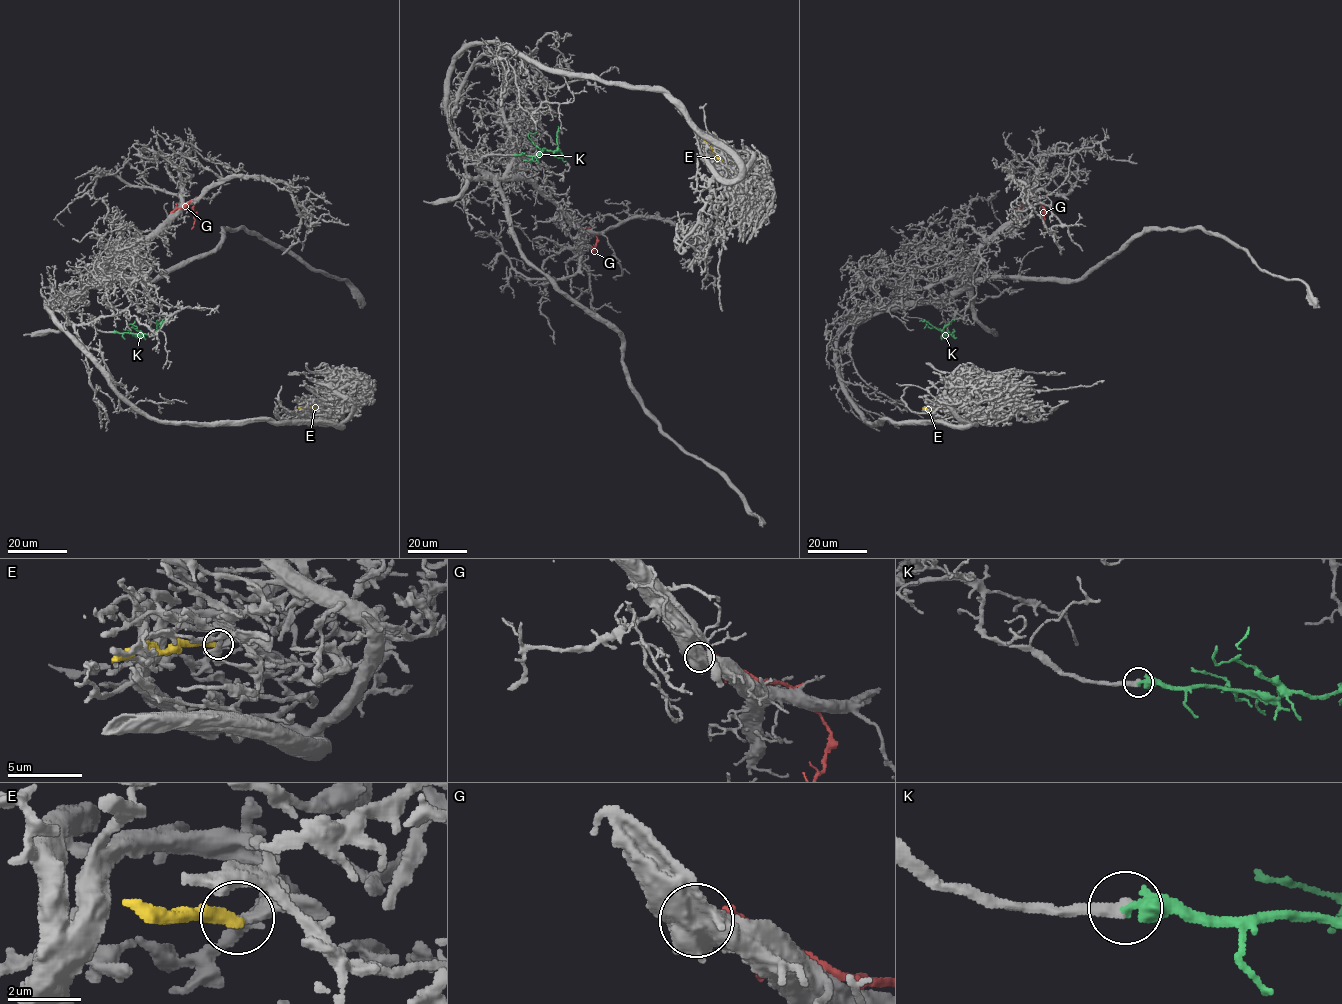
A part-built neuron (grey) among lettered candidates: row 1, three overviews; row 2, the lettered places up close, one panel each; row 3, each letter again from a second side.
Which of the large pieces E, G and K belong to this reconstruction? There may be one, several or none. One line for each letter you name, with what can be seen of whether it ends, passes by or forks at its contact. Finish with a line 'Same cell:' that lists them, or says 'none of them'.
K: it ends
Same cell: K

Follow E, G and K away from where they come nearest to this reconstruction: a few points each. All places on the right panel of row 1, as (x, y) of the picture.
E: (954, 406), (922, 407)
G: (1016, 212), (1028, 197), (1035, 198), (1044, 210), (1043, 229)
K: (948, 332), (943, 334), (927, 321), (919, 321)

